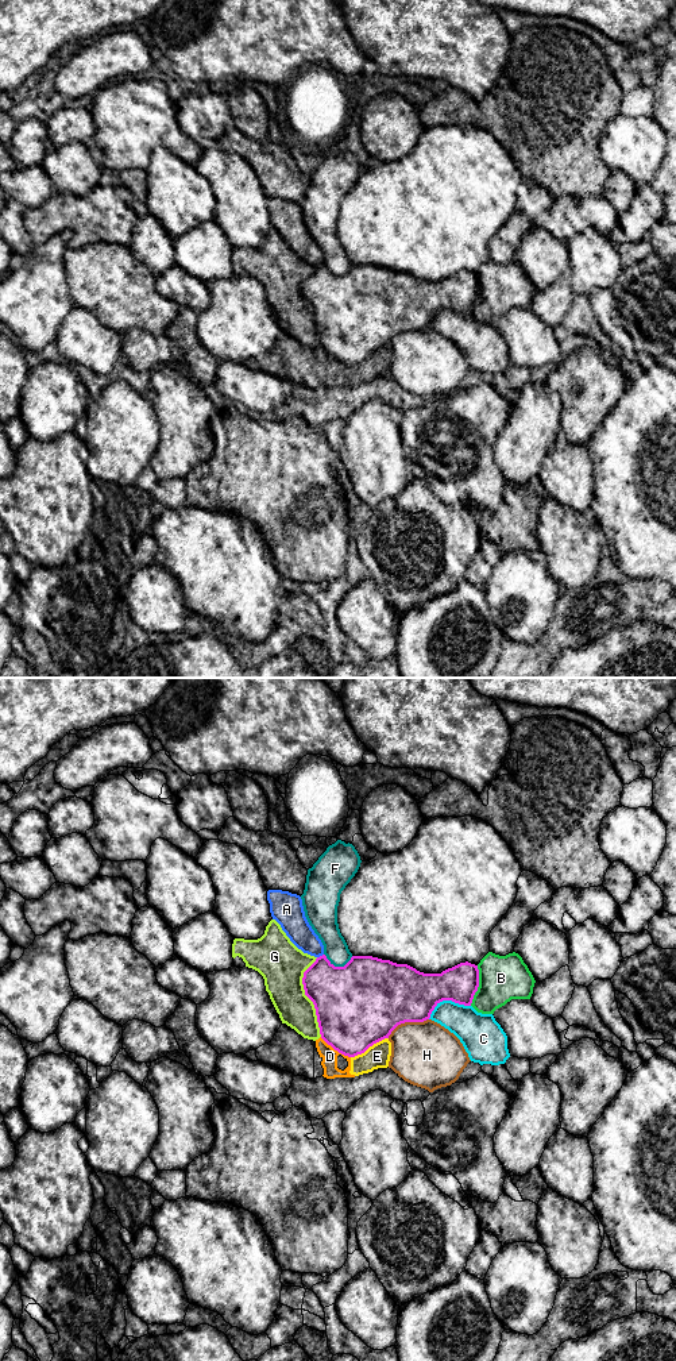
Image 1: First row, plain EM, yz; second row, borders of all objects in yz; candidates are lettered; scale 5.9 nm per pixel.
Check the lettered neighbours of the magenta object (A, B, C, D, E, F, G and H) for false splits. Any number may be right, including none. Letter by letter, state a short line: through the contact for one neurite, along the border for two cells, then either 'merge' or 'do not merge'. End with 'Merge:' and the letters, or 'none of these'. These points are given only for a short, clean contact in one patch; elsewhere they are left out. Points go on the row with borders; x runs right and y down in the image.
A: do not merge
B: do not merge
C: do not merge
D: do not merge
E: do not merge
F: do not merge
G: do not merge
H: do not merge
Merge: none of these

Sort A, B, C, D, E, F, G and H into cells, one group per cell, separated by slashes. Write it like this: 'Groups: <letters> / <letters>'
Groups: A / B / C / D E / F / G / H

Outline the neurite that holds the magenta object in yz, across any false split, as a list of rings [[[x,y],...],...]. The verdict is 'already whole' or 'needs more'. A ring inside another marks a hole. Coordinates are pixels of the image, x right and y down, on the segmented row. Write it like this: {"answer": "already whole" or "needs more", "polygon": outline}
{"answer": "already whole", "polygon": [[[322,955],[304,972],[302,984],[314,1005],[321,1038],[339,1053],[355,1057],[389,1038],[398,1025],[429,1019],[443,1000],[471,1006],[479,987],[479,969],[466,961],[441,973],[424,973],[372,956],[352,956],[344,967],[335,967]]]}

